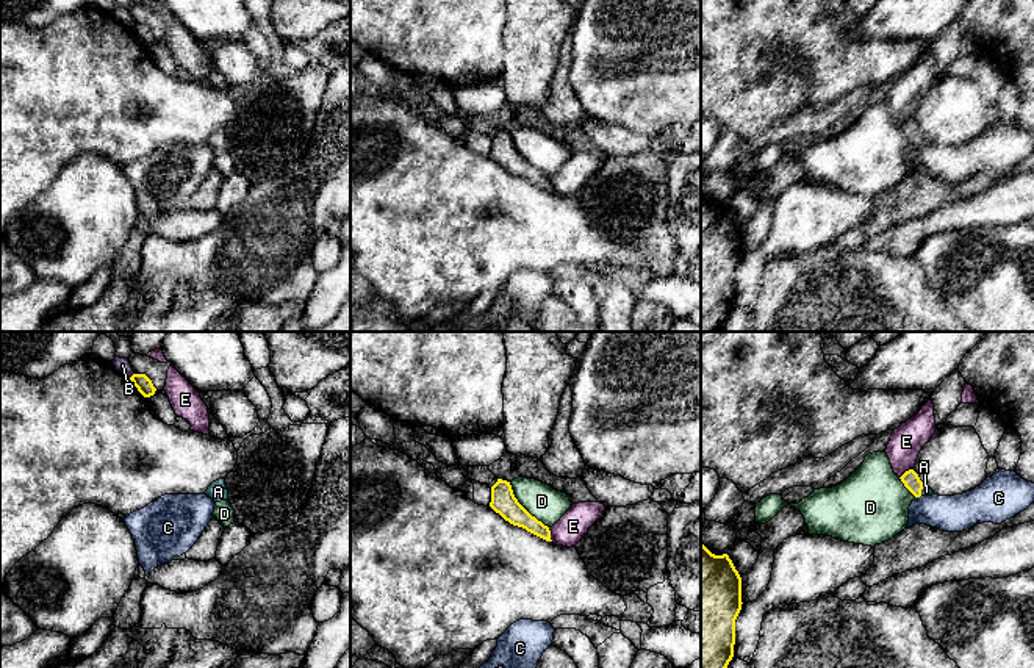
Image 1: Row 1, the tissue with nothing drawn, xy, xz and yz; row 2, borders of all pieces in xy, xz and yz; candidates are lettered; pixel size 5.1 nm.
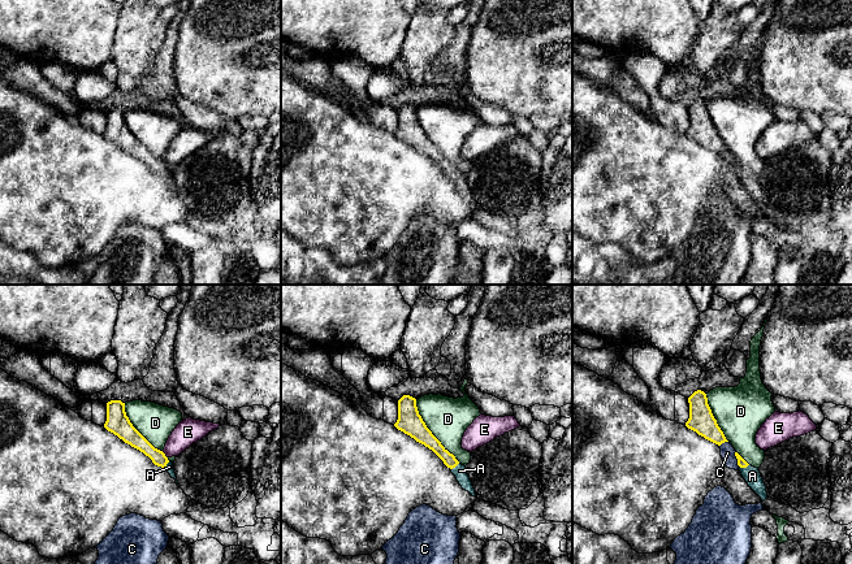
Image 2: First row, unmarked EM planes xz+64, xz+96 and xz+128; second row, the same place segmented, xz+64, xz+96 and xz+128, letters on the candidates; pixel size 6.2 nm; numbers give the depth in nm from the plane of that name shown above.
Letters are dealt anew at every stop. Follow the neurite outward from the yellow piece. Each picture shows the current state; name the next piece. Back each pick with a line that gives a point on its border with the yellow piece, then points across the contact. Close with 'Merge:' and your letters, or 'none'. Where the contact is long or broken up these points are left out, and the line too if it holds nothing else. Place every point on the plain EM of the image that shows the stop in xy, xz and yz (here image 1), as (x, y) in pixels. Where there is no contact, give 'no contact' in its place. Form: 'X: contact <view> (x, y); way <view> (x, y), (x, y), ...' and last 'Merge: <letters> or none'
A: contact yz (922, 138); way yz (911, 129), (922, 138), (926, 141)
Merge: A

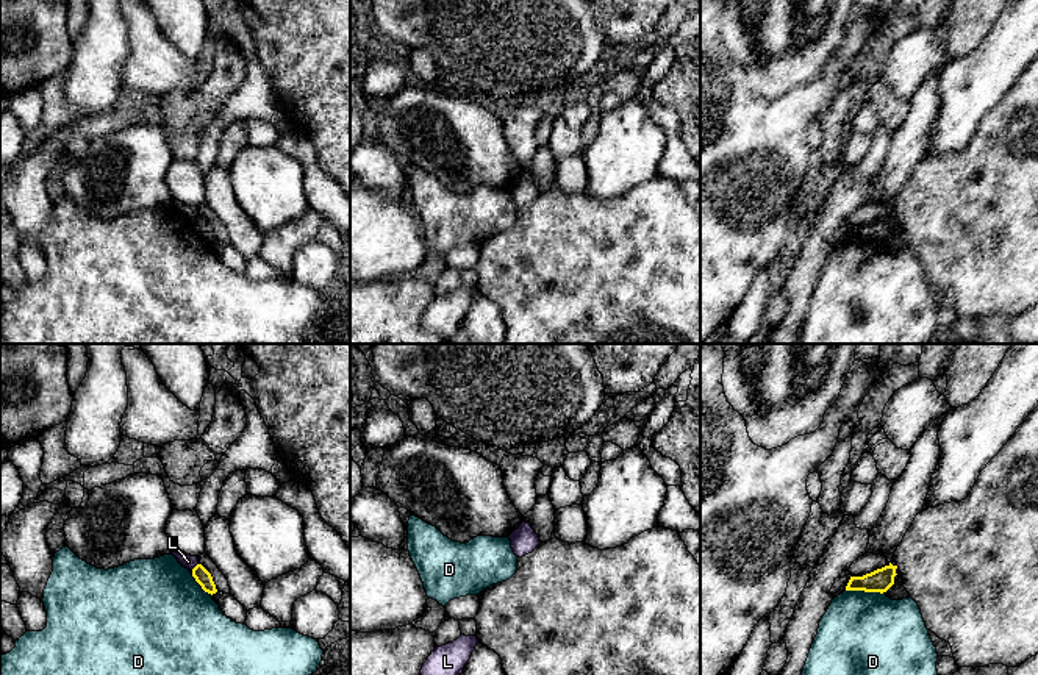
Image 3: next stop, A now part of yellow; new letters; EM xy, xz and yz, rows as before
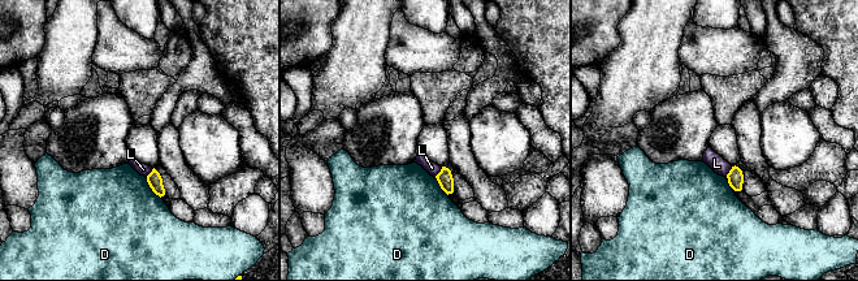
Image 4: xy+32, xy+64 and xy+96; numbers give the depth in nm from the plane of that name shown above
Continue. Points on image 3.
Merge: none

